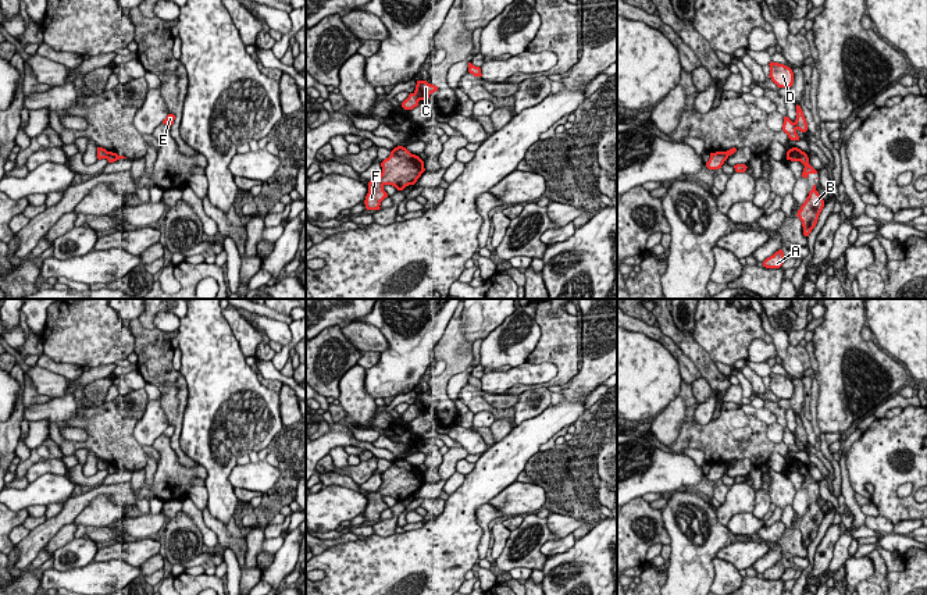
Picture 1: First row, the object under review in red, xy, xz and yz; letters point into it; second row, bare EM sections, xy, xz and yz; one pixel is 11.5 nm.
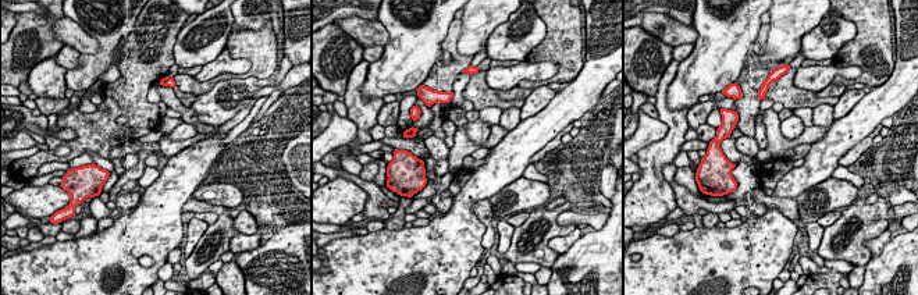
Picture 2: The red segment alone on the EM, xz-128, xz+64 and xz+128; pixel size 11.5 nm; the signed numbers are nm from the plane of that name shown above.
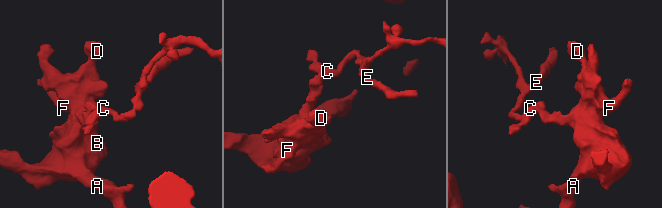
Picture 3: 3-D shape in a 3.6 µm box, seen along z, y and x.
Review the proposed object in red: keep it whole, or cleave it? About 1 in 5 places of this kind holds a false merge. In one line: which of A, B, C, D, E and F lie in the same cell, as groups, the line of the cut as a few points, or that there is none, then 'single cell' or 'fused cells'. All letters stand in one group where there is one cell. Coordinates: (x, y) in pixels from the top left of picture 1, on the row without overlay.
A B D F / C E | xz (414, 403), (420, 410) | fused cells

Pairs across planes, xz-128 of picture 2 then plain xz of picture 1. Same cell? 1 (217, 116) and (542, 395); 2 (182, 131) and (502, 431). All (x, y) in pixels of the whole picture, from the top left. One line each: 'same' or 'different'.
1: same
2: same

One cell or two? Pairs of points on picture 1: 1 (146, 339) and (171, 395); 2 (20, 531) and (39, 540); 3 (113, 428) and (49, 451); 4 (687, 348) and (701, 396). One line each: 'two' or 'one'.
1: one
2: two
3: two
4: two

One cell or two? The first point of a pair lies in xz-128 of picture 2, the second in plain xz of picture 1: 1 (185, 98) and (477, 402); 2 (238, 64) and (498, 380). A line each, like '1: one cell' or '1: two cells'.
1: two cells
2: one cell

